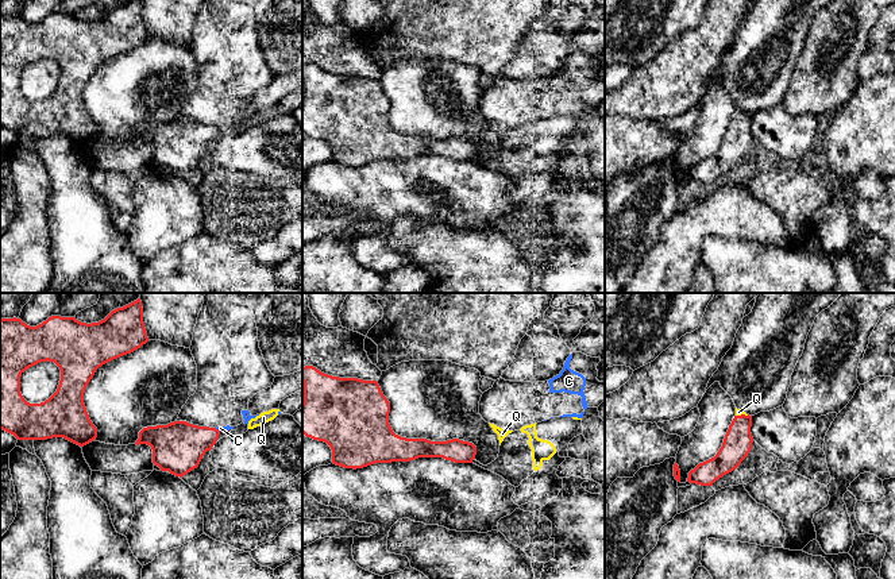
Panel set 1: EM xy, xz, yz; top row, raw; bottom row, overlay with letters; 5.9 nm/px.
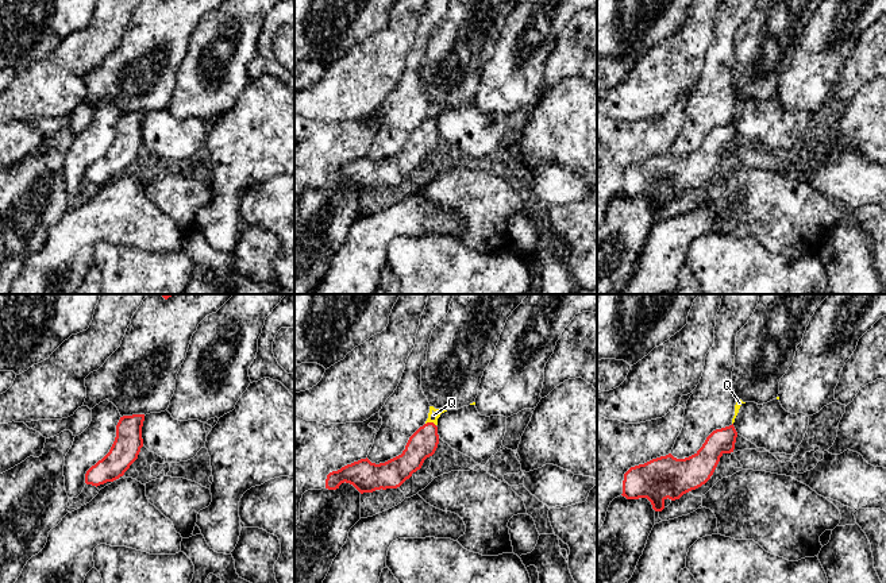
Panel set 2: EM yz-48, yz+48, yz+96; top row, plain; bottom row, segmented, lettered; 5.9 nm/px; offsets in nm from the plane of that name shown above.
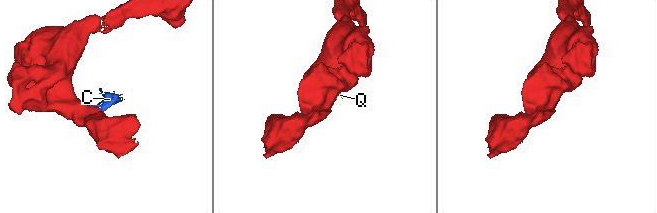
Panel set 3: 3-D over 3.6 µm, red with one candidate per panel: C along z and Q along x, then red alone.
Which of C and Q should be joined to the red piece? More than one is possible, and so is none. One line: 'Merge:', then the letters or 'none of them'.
Merge: none of them

